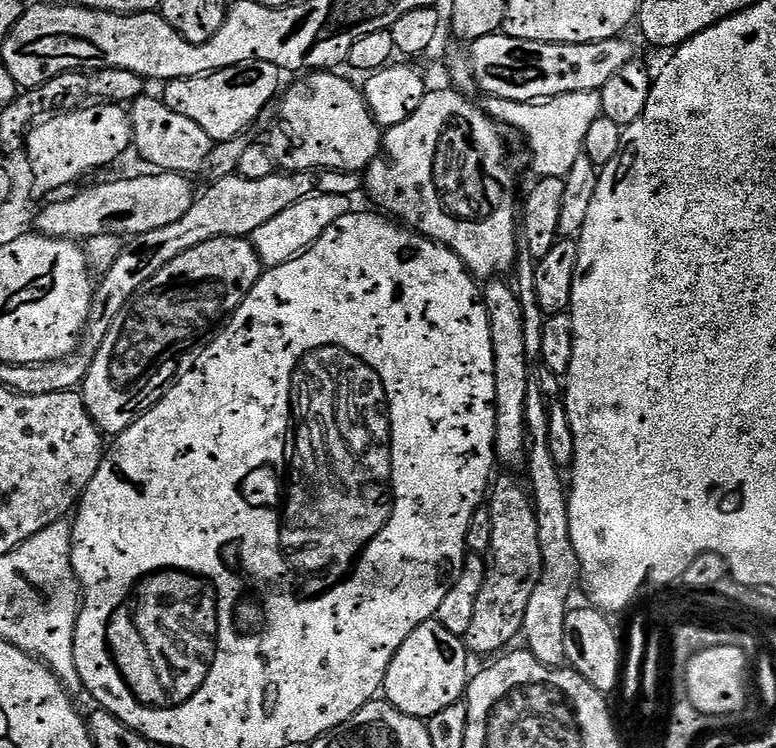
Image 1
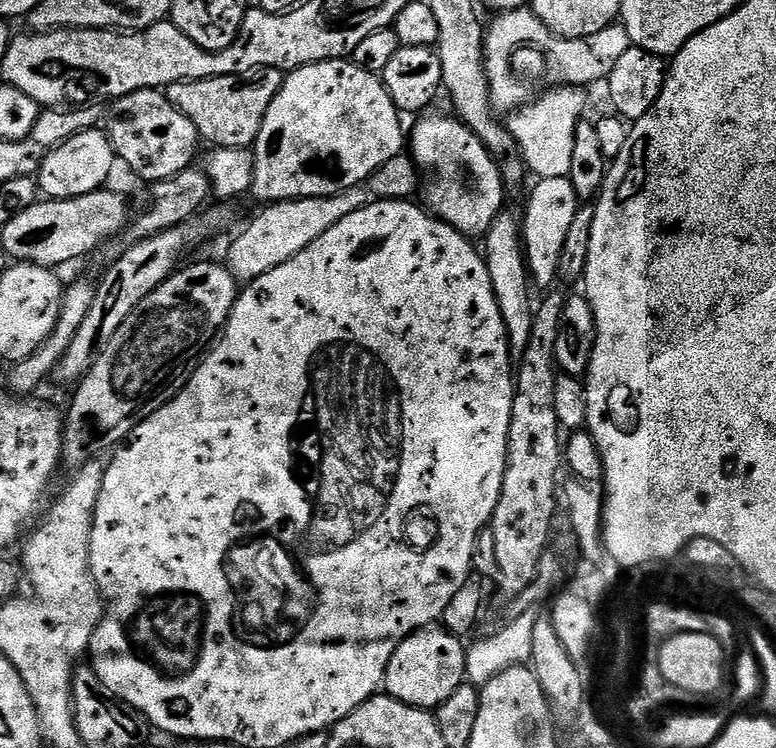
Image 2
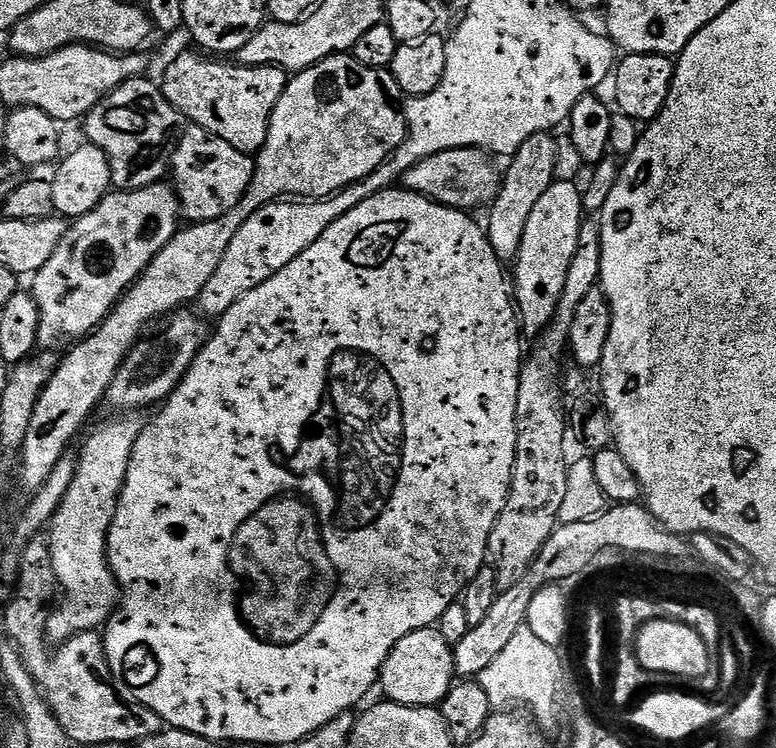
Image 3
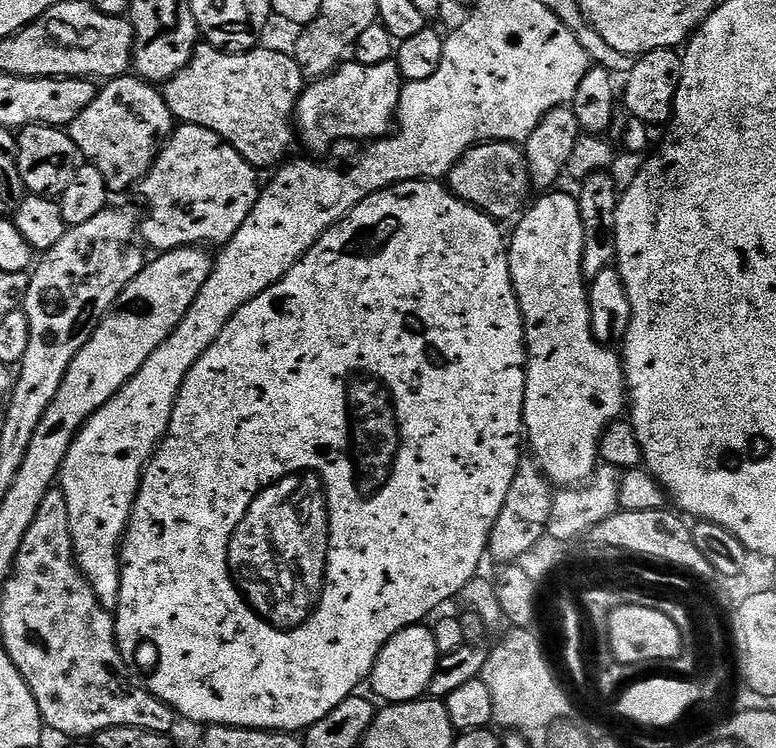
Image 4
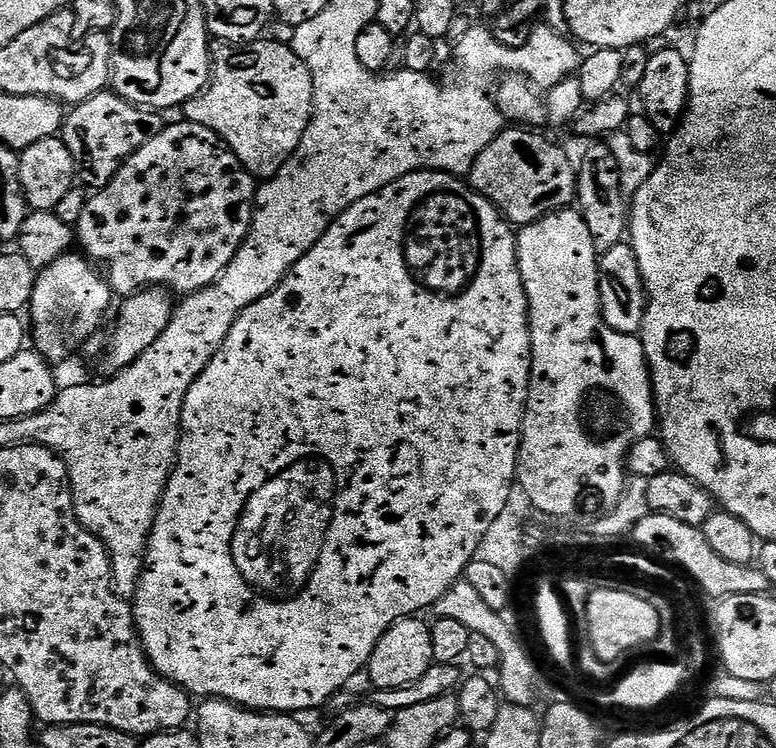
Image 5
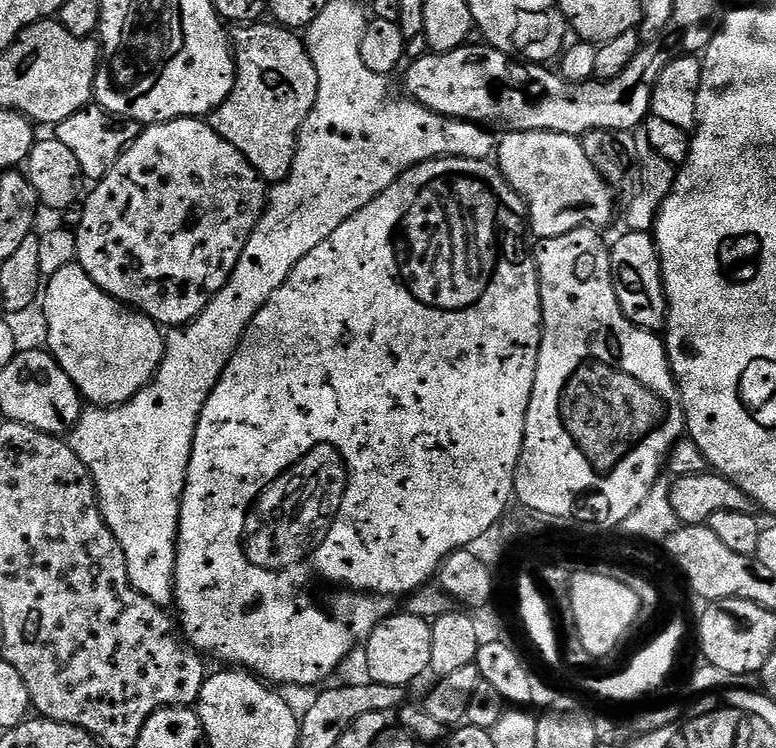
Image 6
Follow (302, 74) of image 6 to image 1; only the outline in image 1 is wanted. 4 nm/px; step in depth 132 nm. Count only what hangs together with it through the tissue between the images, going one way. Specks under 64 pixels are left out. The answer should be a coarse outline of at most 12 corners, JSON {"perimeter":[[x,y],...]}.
{"perimeter":[[270,62],[167,81],[213,142],[244,136],[281,91]]}

